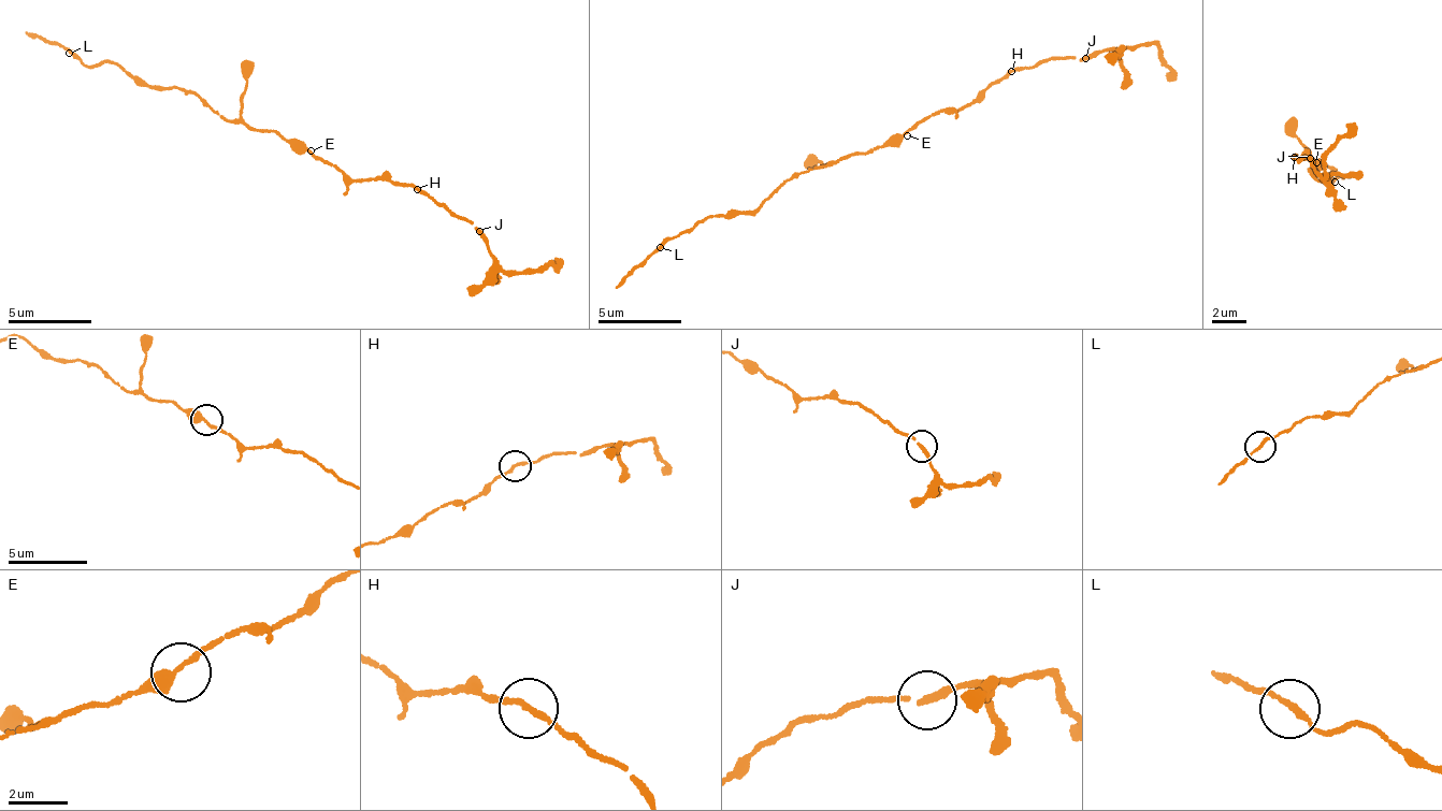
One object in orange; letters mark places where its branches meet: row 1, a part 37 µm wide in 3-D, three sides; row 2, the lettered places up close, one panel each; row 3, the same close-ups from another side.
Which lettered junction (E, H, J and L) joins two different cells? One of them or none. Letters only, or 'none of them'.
J

